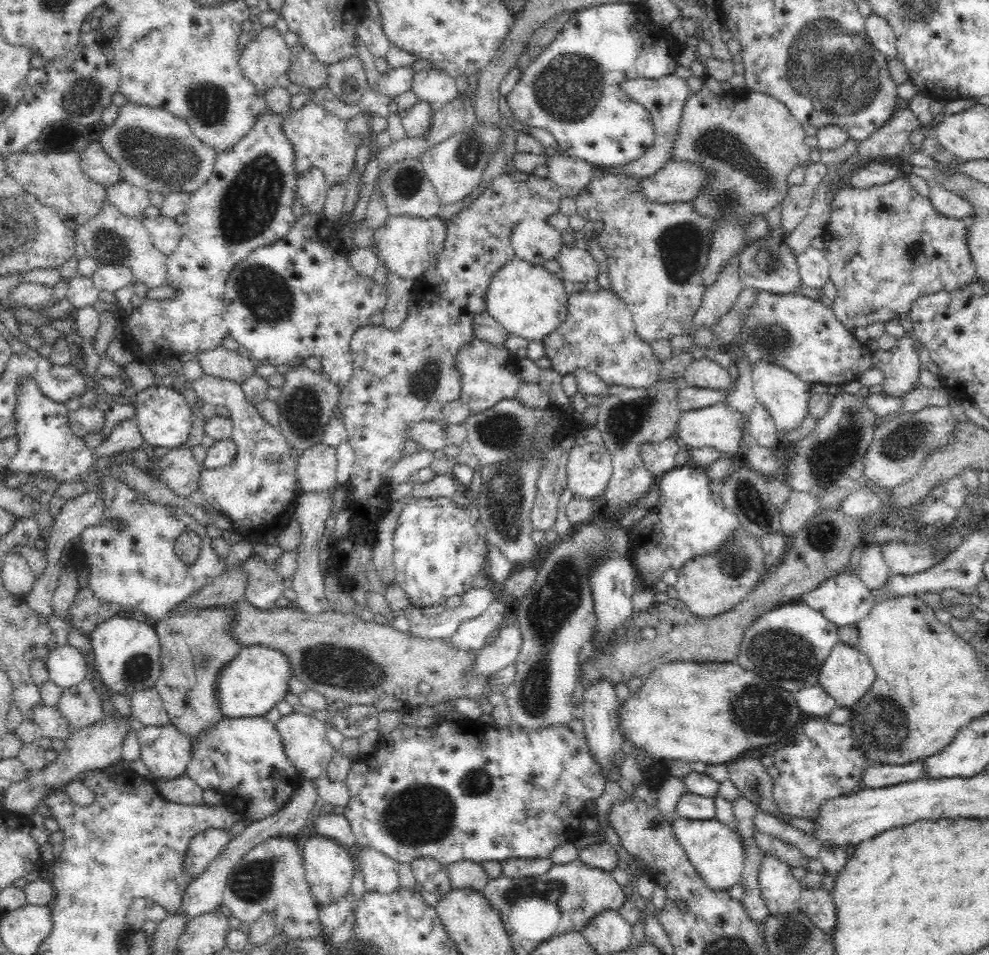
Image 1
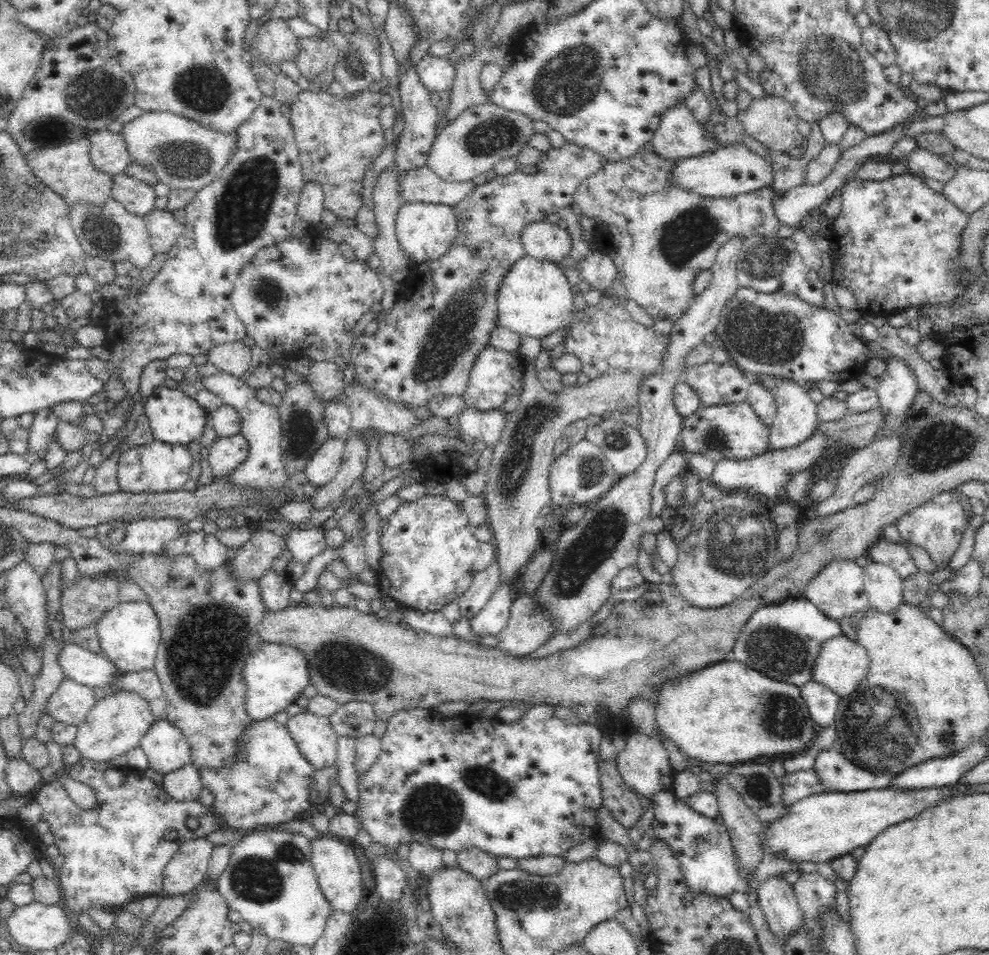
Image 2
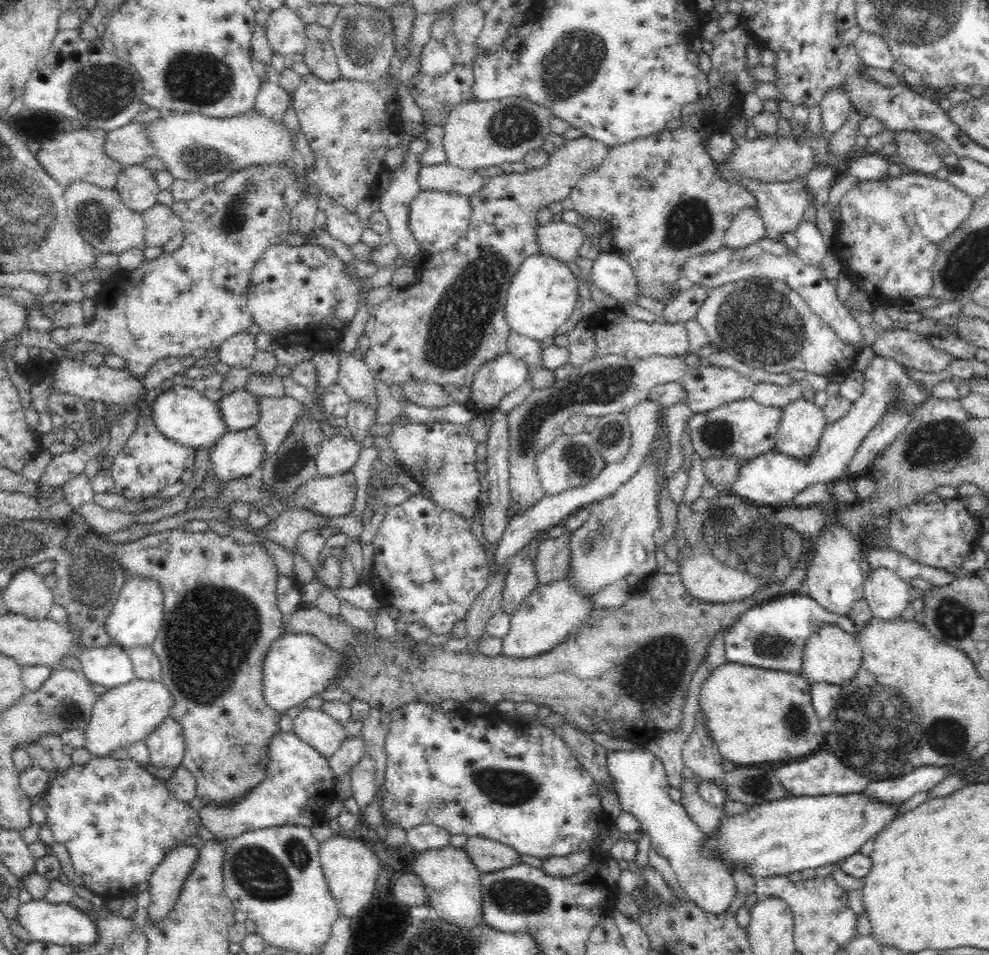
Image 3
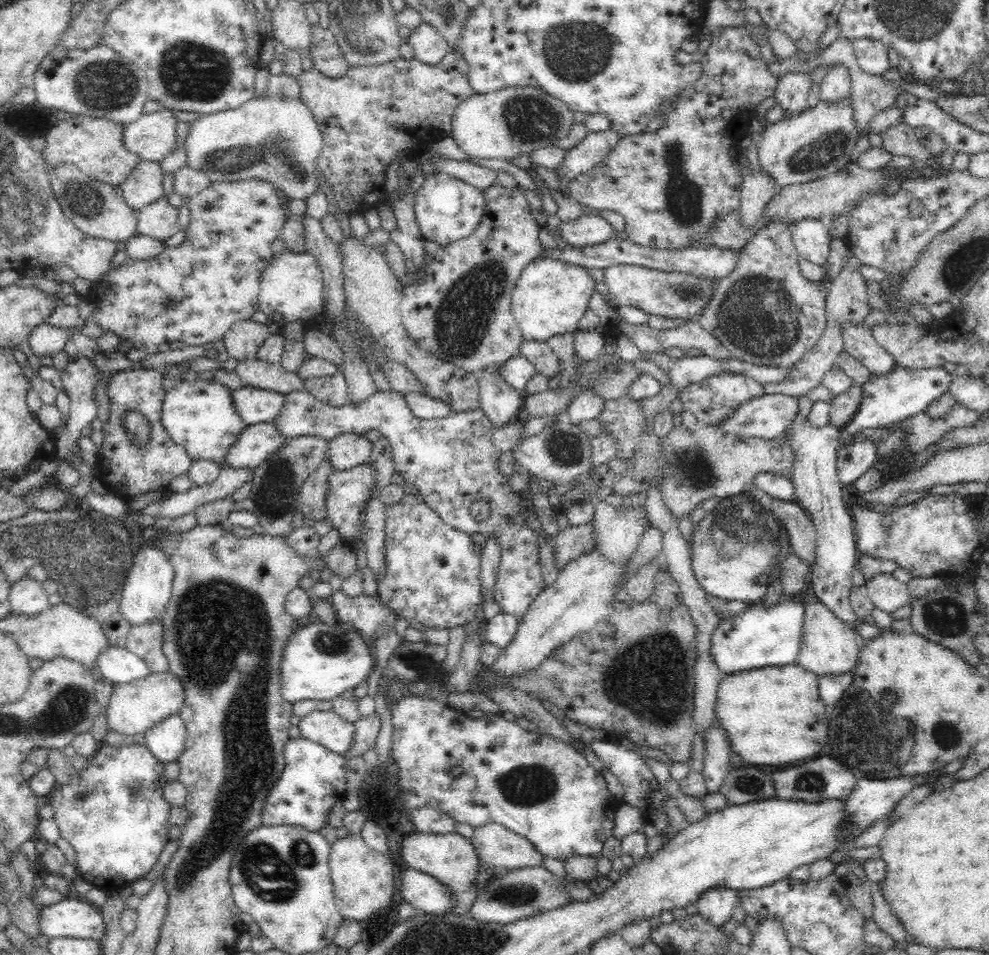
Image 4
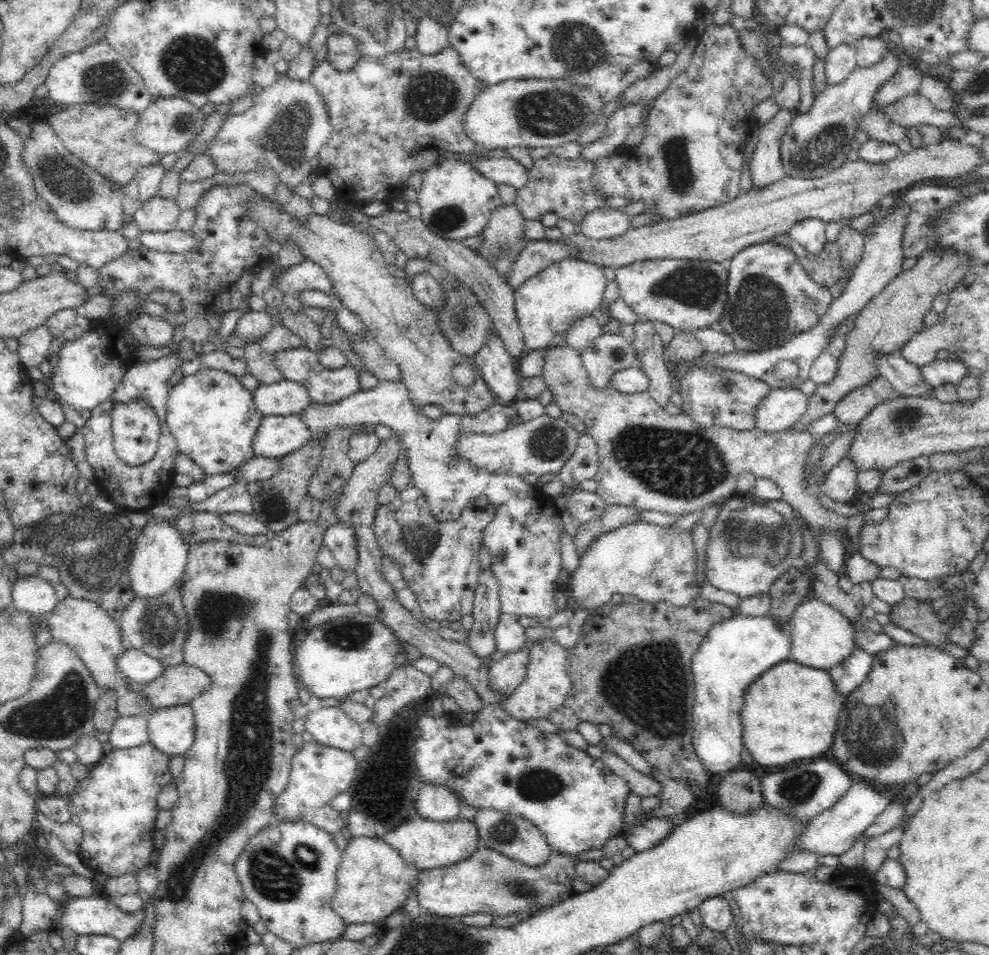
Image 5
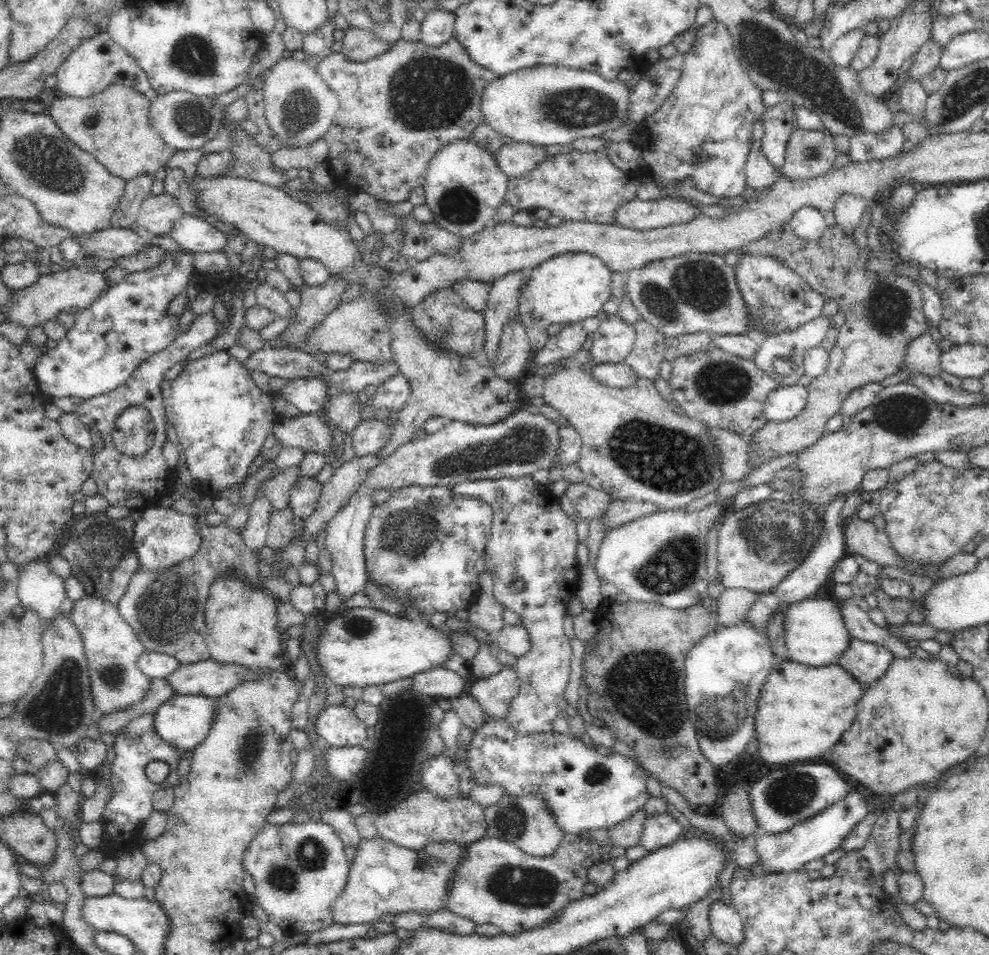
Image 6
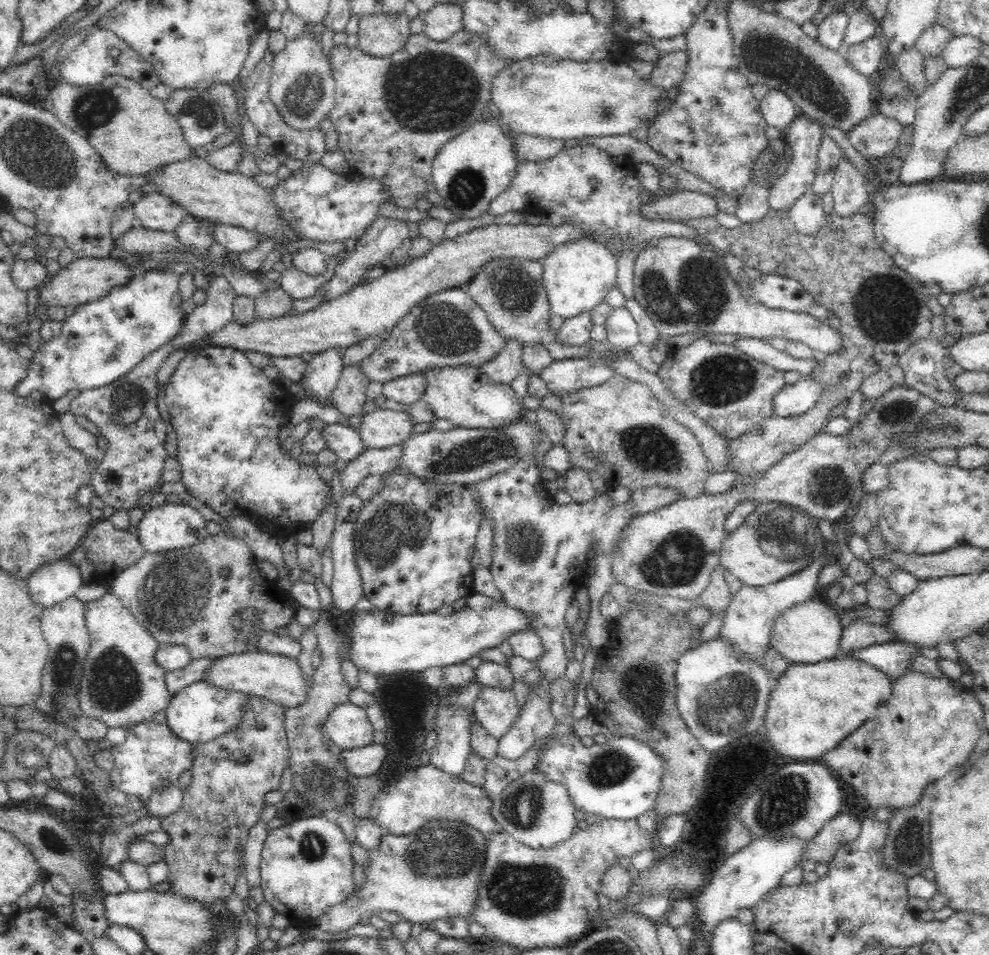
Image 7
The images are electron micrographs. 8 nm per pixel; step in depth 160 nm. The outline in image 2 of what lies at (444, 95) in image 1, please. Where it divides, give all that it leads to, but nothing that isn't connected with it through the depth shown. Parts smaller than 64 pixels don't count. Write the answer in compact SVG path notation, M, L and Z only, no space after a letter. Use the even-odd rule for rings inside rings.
M423 56L416 66L418 79L432 94L442 94L451 90L455 79L455 66L447 57Z

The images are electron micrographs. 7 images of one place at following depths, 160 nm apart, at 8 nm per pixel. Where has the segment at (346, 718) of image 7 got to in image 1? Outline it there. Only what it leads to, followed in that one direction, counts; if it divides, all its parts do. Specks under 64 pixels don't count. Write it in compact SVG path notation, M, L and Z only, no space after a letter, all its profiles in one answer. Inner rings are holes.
M295 709L288 715L282 715L274 727L280 733L284 755L292 761L303 781L314 780L326 774L328 763L332 760L335 750L326 738L326 722L322 717L317 713Z

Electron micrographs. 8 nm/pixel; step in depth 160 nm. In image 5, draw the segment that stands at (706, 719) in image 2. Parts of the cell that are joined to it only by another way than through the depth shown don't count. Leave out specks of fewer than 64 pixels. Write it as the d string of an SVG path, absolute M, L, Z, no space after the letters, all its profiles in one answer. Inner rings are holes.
M791 658L779 662L760 674L742 694L742 708L738 712L742 723L742 745L750 750L752 758L762 766L780 766L800 758L814 758L824 754L834 740L836 716L844 708L847 697L834 691L832 677L826 669L812 669L802 666Z

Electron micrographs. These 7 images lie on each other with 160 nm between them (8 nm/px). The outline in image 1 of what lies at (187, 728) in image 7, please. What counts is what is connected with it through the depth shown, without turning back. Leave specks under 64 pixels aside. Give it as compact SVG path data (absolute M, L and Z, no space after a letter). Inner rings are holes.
M172 723L143 726L134 732L140 747L140 759L150 771L152 782L170 782L187 774L191 758L190 739Z

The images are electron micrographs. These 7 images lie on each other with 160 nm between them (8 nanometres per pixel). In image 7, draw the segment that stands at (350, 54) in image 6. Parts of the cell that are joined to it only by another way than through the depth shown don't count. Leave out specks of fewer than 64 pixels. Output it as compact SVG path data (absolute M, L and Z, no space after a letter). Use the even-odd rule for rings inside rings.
M366 15L358 22L356 48L364 54L385 57L400 50L410 38L410 18L399 15Z

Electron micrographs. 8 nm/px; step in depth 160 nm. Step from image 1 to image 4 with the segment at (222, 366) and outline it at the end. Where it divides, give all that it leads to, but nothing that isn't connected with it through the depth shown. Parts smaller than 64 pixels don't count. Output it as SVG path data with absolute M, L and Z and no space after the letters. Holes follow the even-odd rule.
M246 320L236 322L223 337L220 348L223 348L228 357L239 362L254 360L258 349L269 338L271 333L267 325Z

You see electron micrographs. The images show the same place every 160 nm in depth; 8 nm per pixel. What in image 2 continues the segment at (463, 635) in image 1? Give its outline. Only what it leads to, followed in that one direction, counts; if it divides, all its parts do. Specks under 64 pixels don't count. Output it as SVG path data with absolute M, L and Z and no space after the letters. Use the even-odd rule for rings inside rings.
M500 581L484 608L469 618L474 636L495 637L506 626L512 603L509 584Z

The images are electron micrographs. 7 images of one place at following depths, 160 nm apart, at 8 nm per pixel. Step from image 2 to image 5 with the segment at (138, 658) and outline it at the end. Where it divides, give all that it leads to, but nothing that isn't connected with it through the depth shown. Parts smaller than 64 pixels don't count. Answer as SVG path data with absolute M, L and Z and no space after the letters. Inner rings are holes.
M149 517L146 527L141 530L138 538L135 539L134 550L129 565L130 589L135 597L140 599L154 598L166 594L169 588L178 584L184 573L184 566L188 556L189 543L180 536L180 532L175 526L172 526L166 519L156 519Z

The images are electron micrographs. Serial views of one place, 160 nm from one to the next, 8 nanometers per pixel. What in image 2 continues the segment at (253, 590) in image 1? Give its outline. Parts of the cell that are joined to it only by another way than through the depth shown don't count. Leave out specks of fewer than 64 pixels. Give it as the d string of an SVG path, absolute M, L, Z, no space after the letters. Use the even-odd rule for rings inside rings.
M268 569L258 580L258 593L266 610L276 612L289 607L291 582L286 573L278 574L272 569Z

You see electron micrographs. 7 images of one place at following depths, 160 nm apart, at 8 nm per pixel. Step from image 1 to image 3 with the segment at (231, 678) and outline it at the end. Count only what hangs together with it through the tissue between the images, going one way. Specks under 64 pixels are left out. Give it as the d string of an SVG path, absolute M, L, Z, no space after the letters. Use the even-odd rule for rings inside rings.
M282 633L272 644L262 662L262 693L268 707L284 713L288 708L306 703L311 696L331 687L332 680L342 672L344 659L336 649L320 643L310 634Z

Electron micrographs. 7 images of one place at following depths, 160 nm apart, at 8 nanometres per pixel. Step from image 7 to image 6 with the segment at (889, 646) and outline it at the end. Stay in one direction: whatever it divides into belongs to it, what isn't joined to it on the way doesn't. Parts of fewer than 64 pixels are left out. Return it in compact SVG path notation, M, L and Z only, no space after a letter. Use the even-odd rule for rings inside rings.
M851 639L848 648L838 657L836 664L863 685L871 685L890 666L893 654L874 642Z

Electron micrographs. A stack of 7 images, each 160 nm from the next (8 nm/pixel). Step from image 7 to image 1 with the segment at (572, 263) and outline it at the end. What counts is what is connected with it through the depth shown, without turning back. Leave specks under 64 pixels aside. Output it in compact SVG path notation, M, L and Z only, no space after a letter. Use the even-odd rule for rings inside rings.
M514 257L490 278L485 311L509 334L529 342L542 341L566 319L568 291L569 287L558 275Z

